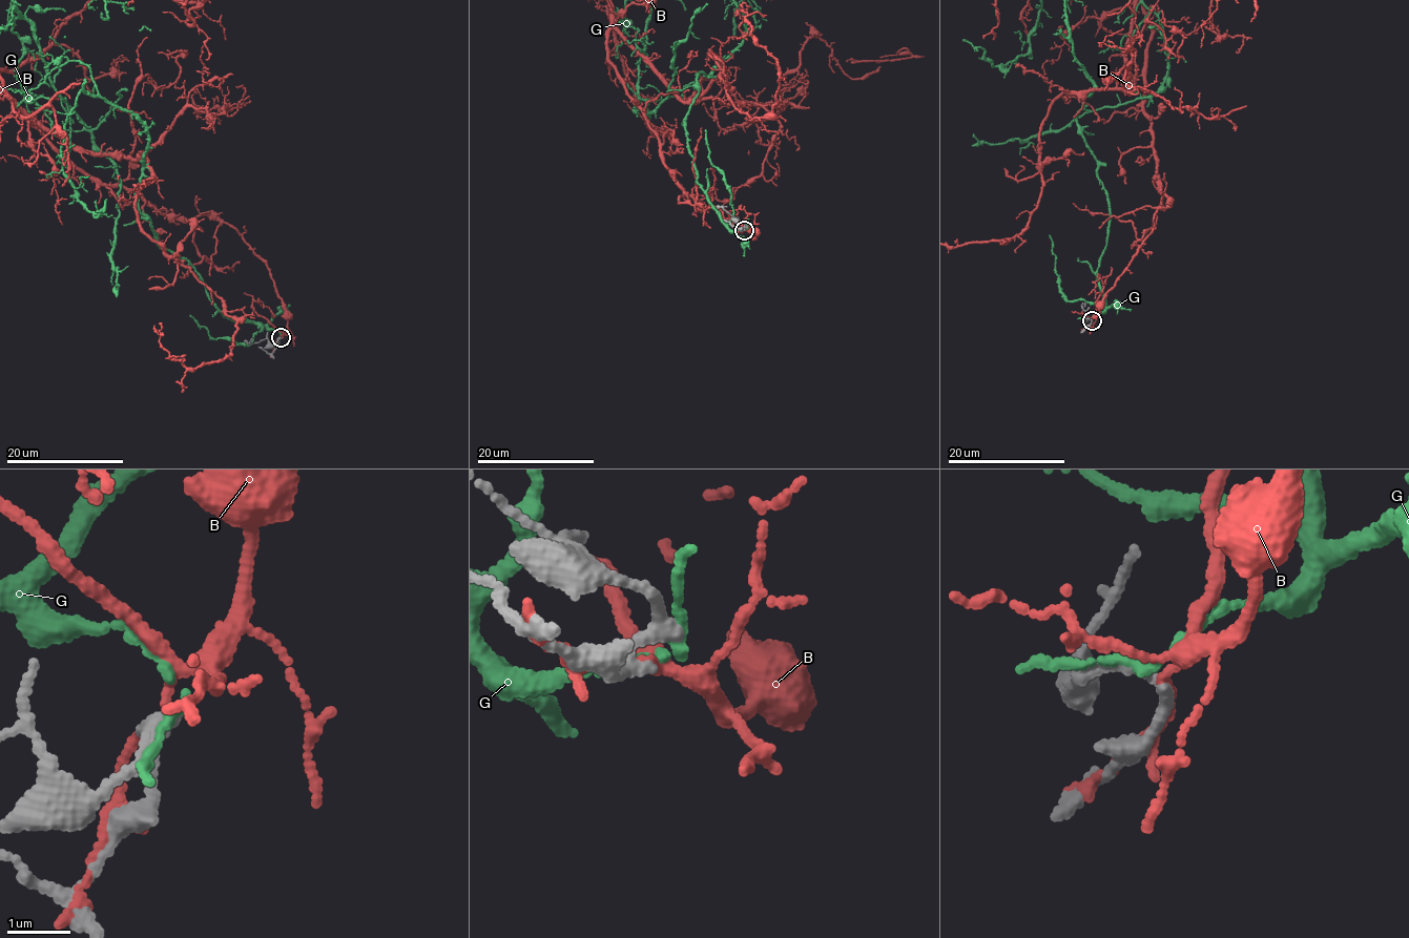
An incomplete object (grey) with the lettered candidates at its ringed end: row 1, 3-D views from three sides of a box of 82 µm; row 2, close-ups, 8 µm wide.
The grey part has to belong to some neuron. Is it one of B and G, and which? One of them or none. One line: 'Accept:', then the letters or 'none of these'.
Accept: none of these

